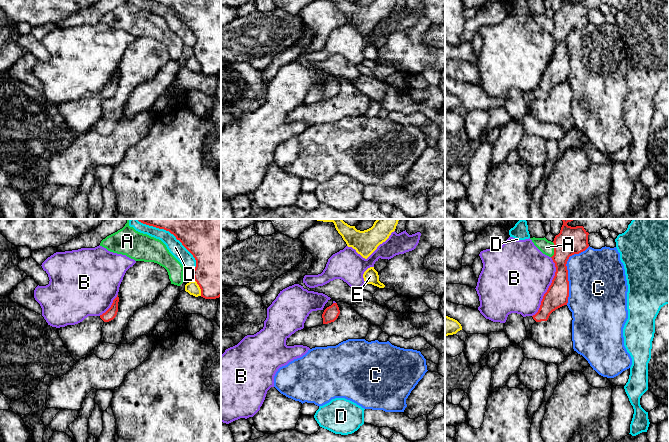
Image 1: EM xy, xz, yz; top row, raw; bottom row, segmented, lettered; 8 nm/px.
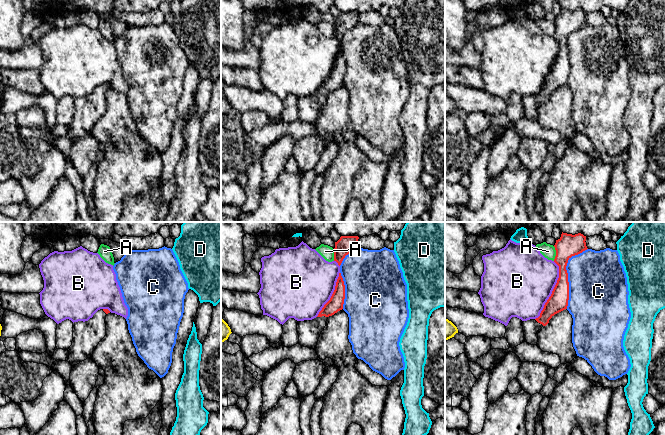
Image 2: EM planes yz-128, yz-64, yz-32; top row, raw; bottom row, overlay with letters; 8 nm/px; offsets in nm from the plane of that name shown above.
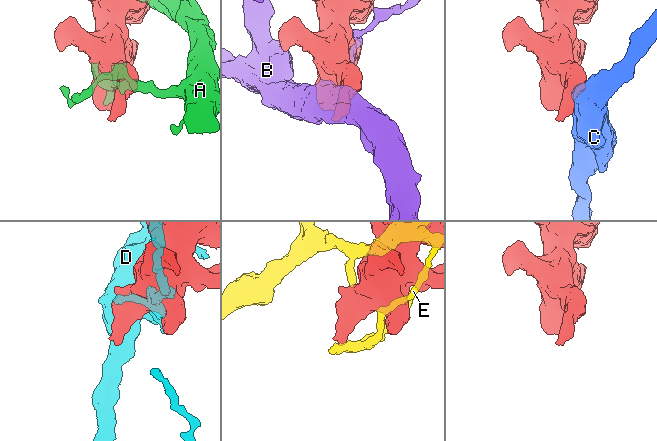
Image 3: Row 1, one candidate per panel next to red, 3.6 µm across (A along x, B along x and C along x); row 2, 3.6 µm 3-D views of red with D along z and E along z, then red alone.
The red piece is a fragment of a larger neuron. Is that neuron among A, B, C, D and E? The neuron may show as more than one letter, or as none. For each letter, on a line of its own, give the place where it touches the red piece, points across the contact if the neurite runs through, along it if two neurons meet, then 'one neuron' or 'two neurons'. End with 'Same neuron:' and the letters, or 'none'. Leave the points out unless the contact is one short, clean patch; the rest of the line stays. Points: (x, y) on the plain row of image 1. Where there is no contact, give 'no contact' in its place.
A: contact yz (554, 26); two neurons
B: contact yz (549, 63); two neurons
C: contact yz (567, 47); two neurons
D: contact xy (176, 14); two neurons
E: contact xy (199, 62); two neurons
Same neuron: none

